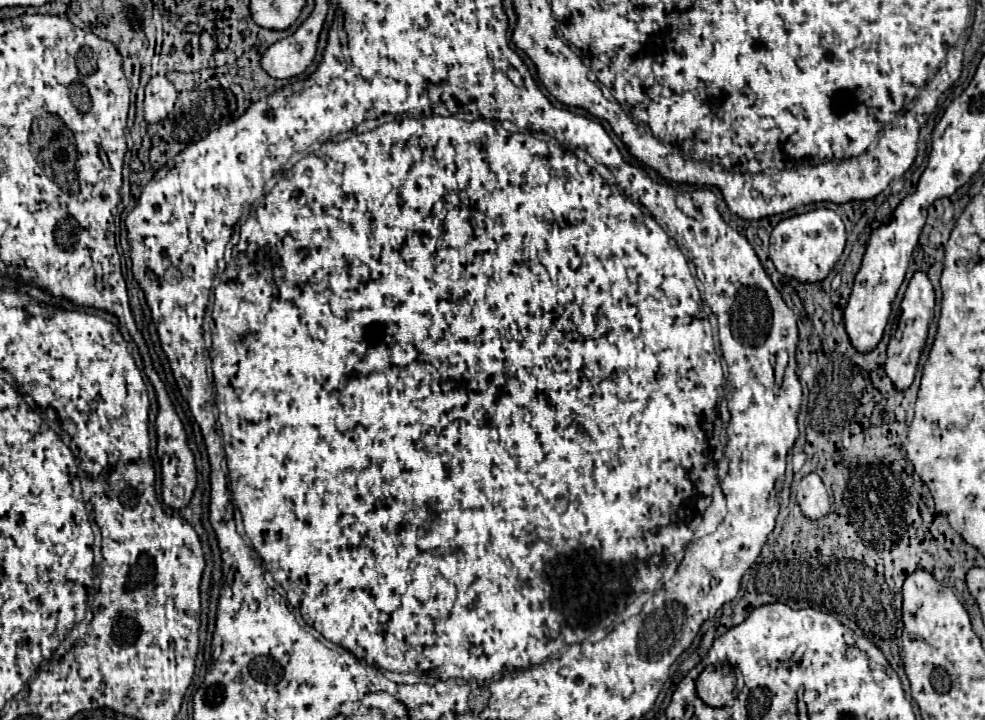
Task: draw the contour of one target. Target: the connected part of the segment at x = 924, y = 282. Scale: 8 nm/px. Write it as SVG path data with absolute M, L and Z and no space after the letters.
M916 272L912 276L912 280L908 282L904 300L902 300L902 314L900 314L900 324L902 324L902 338L900 340L892 340L888 344L888 360L886 360L886 374L890 376L890 380L894 382L894 386L898 390L906 390L916 374L918 368L918 360L920 354L926 346L926 336L928 336L928 324L934 312L934 288L932 282L928 280L928 276L924 272Z

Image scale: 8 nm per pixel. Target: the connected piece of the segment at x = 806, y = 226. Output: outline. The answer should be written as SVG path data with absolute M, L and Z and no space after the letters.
M828 208L796 214L780 220L770 234L770 260L780 274L792 276L800 282L822 282L846 244L846 230L842 218Z

